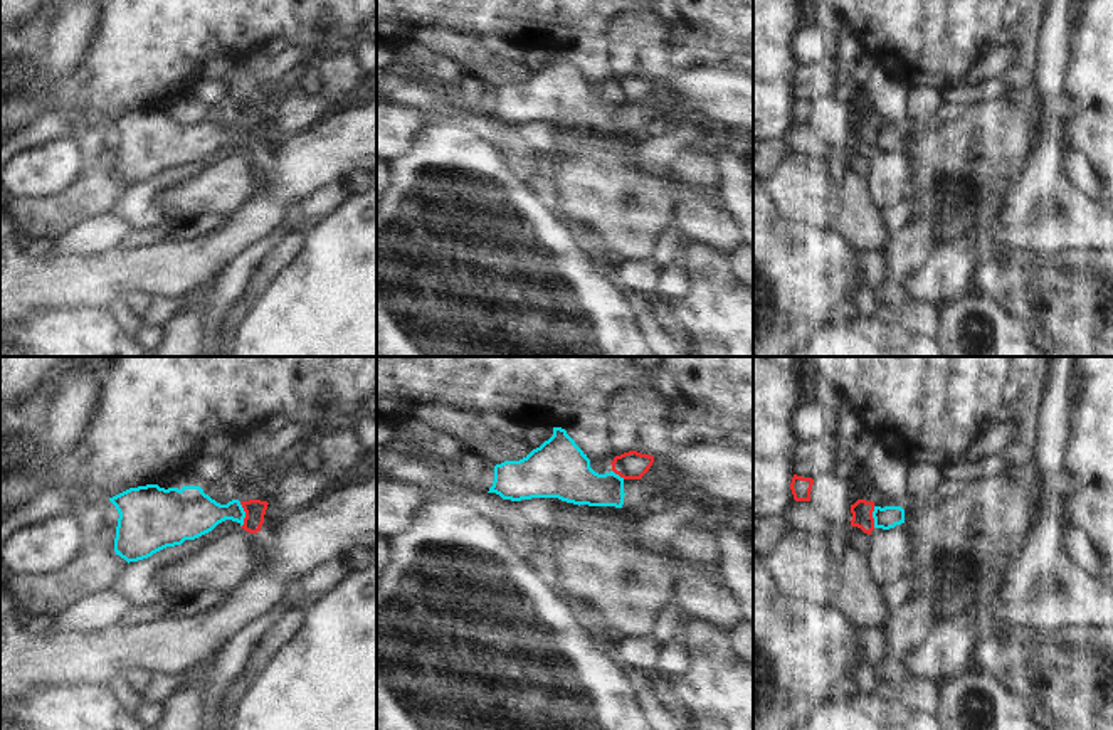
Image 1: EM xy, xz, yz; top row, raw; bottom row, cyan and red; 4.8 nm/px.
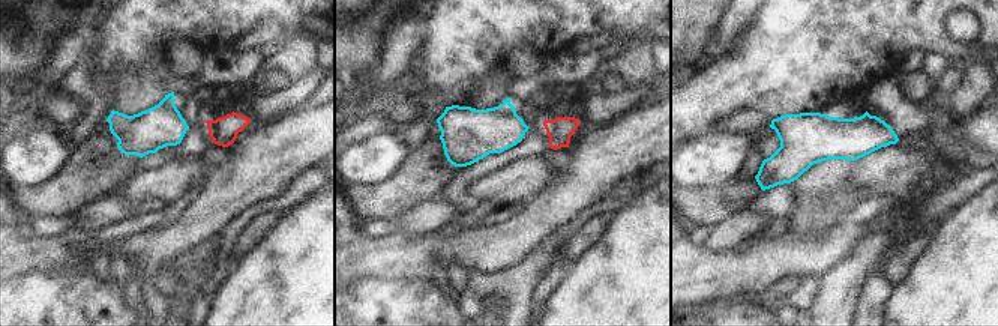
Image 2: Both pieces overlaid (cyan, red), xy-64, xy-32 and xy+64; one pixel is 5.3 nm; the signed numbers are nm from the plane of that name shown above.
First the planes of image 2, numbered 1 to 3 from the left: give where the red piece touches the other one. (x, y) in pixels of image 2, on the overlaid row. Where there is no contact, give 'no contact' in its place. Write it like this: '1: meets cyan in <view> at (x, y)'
1: no contact
2: no contact
3: no contact

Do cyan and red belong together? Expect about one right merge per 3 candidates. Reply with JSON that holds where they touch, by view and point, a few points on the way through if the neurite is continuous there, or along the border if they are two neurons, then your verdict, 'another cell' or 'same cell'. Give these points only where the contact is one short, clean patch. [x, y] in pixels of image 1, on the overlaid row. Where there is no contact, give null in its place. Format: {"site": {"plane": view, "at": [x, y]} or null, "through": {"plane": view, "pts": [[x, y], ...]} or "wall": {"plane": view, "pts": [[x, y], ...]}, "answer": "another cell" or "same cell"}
{"site": {"plane": "xy", "at": [244, 515]}, "wall": {"plane": "xy", "pts": [[239, 502], [244, 512], [244, 523], [241, 527]]}, "answer": "another cell"}

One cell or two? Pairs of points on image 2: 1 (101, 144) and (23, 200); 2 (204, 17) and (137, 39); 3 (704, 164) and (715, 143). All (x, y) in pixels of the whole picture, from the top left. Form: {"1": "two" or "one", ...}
{"1": "one", "2": "one", "3": "one"}

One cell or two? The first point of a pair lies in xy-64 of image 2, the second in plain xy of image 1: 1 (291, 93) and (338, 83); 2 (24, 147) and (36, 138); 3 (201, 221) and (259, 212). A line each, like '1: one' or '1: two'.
1: two
2: two
3: one

